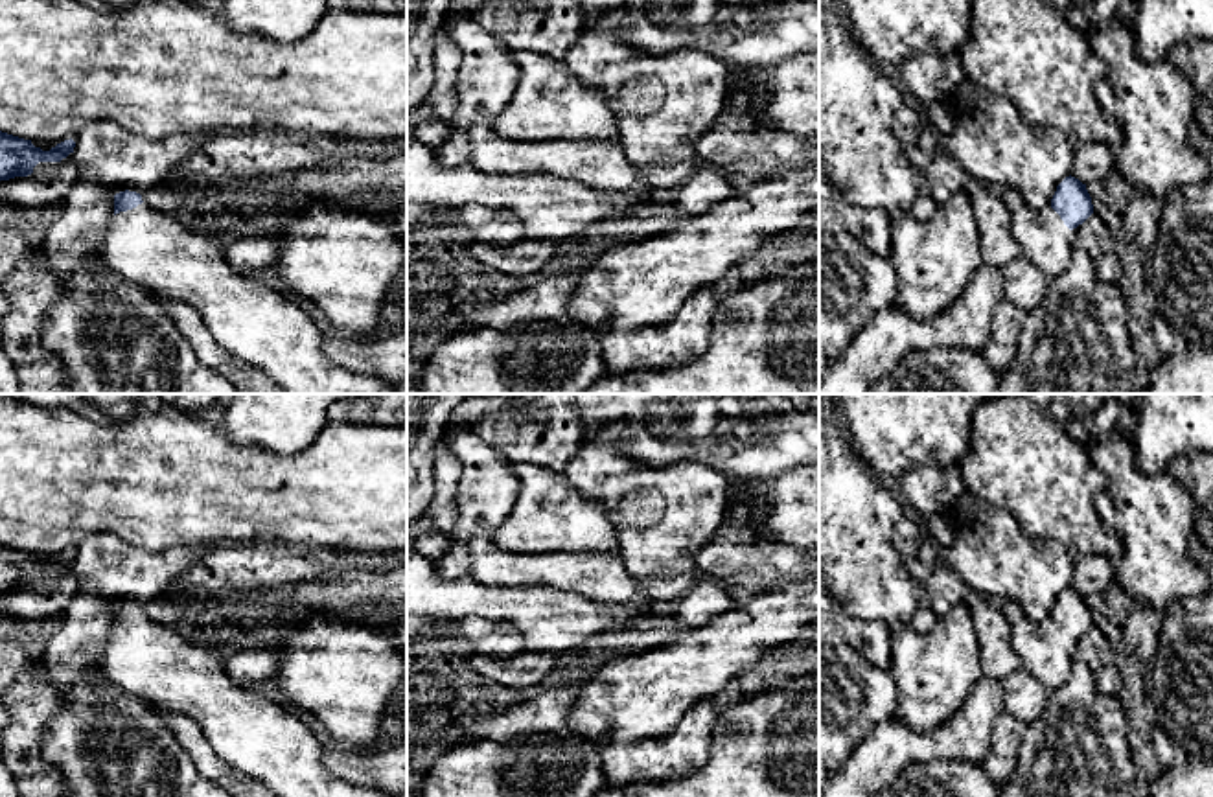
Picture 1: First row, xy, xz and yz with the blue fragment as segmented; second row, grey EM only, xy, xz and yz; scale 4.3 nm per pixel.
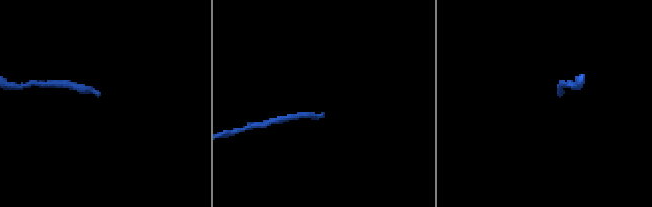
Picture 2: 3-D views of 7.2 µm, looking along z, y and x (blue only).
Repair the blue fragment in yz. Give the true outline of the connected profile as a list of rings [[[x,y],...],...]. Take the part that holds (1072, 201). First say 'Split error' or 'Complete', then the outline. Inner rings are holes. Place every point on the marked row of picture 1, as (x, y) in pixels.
Split error. [[[1066,177],[1044,210],[1025,202],[1011,212],[1011,234],[1018,239],[1020,254],[1051,280],[1058,278],[1069,265],[1071,230],[1093,214],[1092,197],[1075,177]]]

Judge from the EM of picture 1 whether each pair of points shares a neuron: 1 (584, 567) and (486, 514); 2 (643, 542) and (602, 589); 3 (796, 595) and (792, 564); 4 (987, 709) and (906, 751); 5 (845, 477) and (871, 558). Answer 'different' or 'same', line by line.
1: different
2: different
3: different
4: same
5: same

